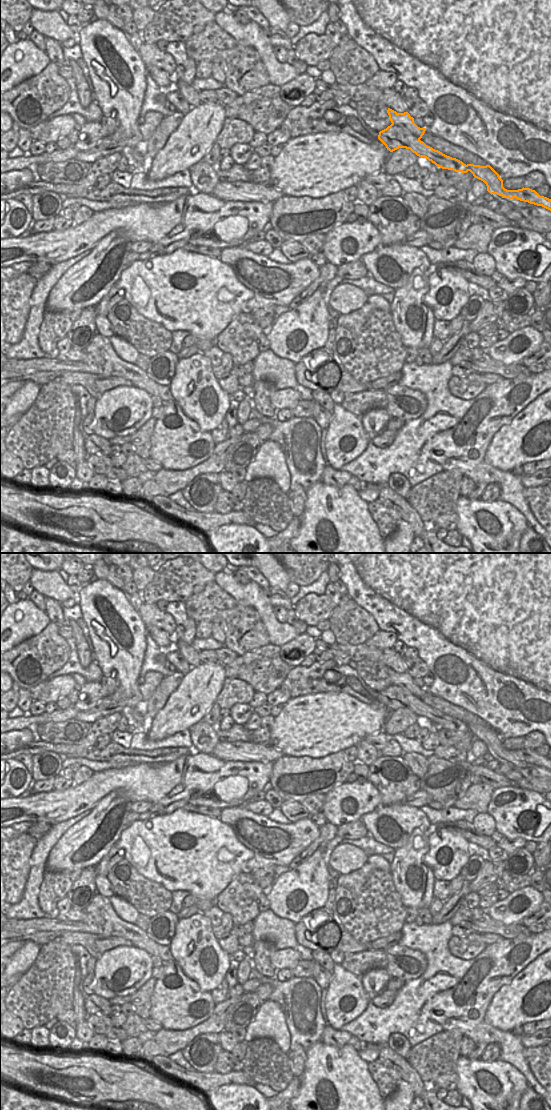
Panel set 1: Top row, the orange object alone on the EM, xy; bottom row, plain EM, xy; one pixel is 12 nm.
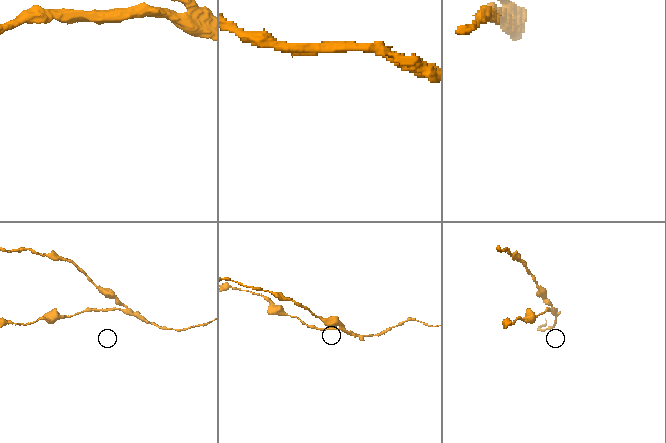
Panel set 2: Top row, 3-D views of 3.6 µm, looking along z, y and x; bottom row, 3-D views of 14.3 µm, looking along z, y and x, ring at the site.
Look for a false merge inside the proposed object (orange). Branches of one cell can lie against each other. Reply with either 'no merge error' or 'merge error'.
merge error

